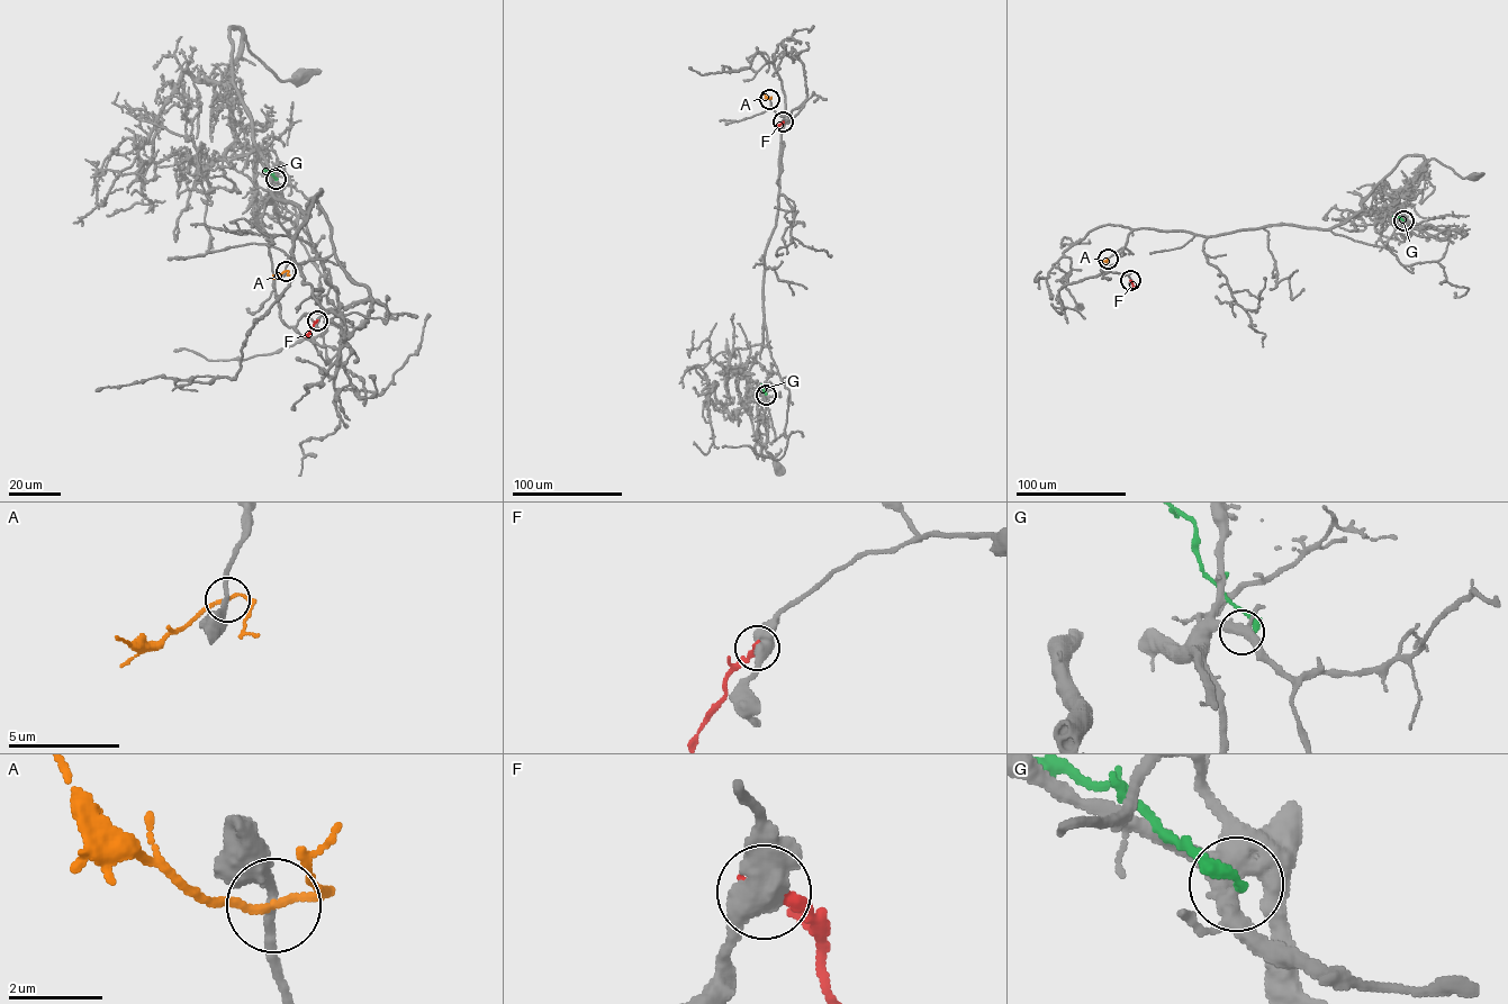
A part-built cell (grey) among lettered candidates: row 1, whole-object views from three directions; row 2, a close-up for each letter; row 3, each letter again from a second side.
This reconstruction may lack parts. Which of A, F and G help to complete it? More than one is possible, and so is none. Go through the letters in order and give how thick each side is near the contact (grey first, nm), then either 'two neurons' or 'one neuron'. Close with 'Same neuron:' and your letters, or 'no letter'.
A: 220/140 nm | two neurons
F: 600/300 nm | two neurons
G: 280/130 nm | two neurons
Same neuron: no letter

